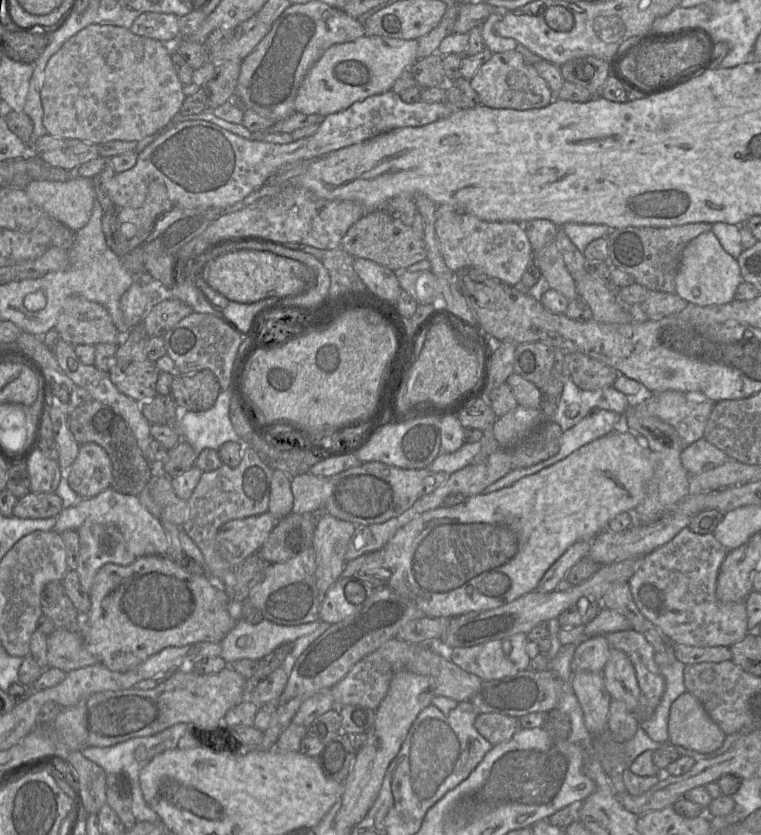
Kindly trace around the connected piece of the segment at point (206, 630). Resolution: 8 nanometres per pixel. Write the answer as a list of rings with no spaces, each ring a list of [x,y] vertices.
[[[169,555],[138,557],[126,566],[117,563],[103,565],[94,577],[89,596],[91,607],[85,615],[79,612],[78,631],[87,649],[113,672],[127,672],[169,646],[222,641],[237,622],[228,611],[230,599],[221,584],[210,576],[188,572]]]

